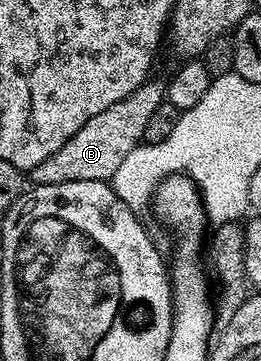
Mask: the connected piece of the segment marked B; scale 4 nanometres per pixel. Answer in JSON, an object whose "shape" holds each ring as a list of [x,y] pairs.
{"shape":[[[163,80],[143,81],[137,89],[130,91],[130,95],[126,95],[126,99],[114,103],[114,107],[106,107],[106,111],[101,111],[99,115],[94,115],[94,119],[74,131],[74,135],[70,135],[70,139],[66,139],[66,143],[62,143],[62,147],[54,151],[54,155],[42,159],[38,167],[30,170],[31,184],[38,186],[79,181],[111,182],[114,171],[118,171],[126,155],[130,155],[130,151],[142,144],[146,123],[150,123],[154,111],[158,111],[158,107],[165,104],[165,101],[166,85]]]}

